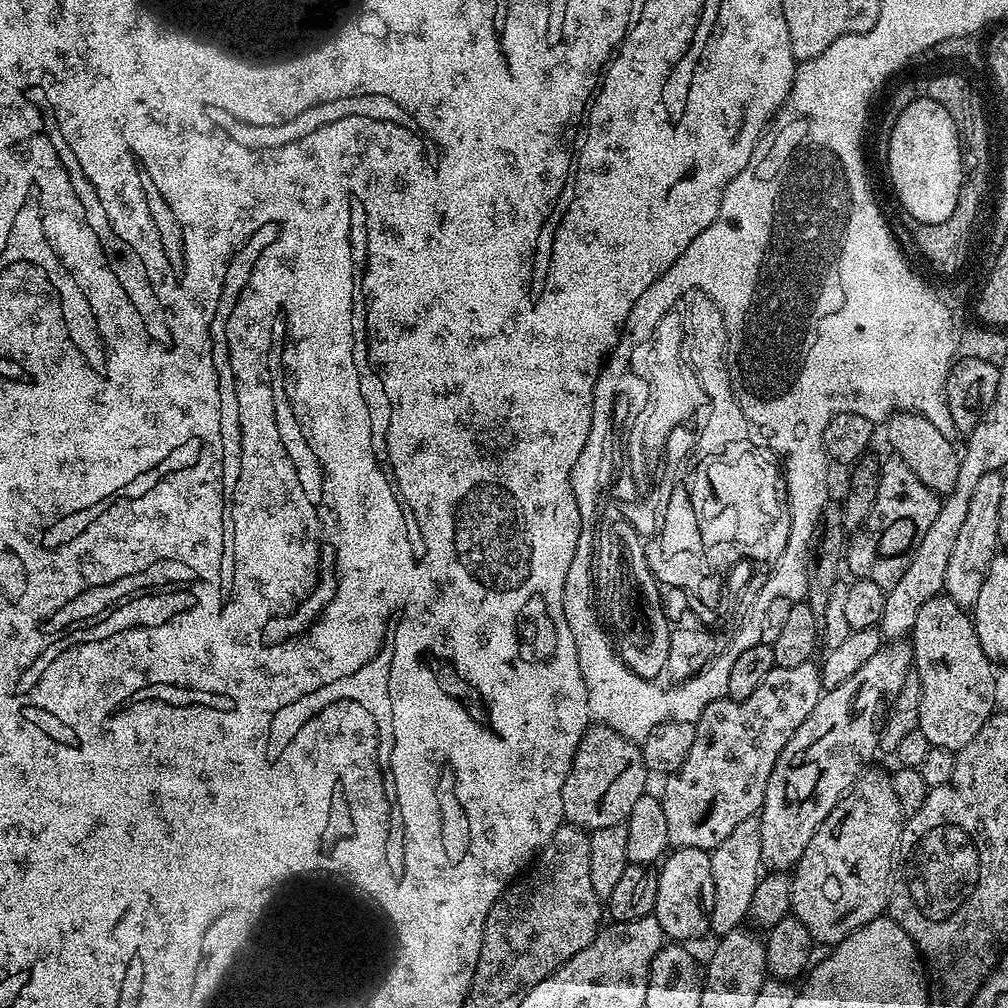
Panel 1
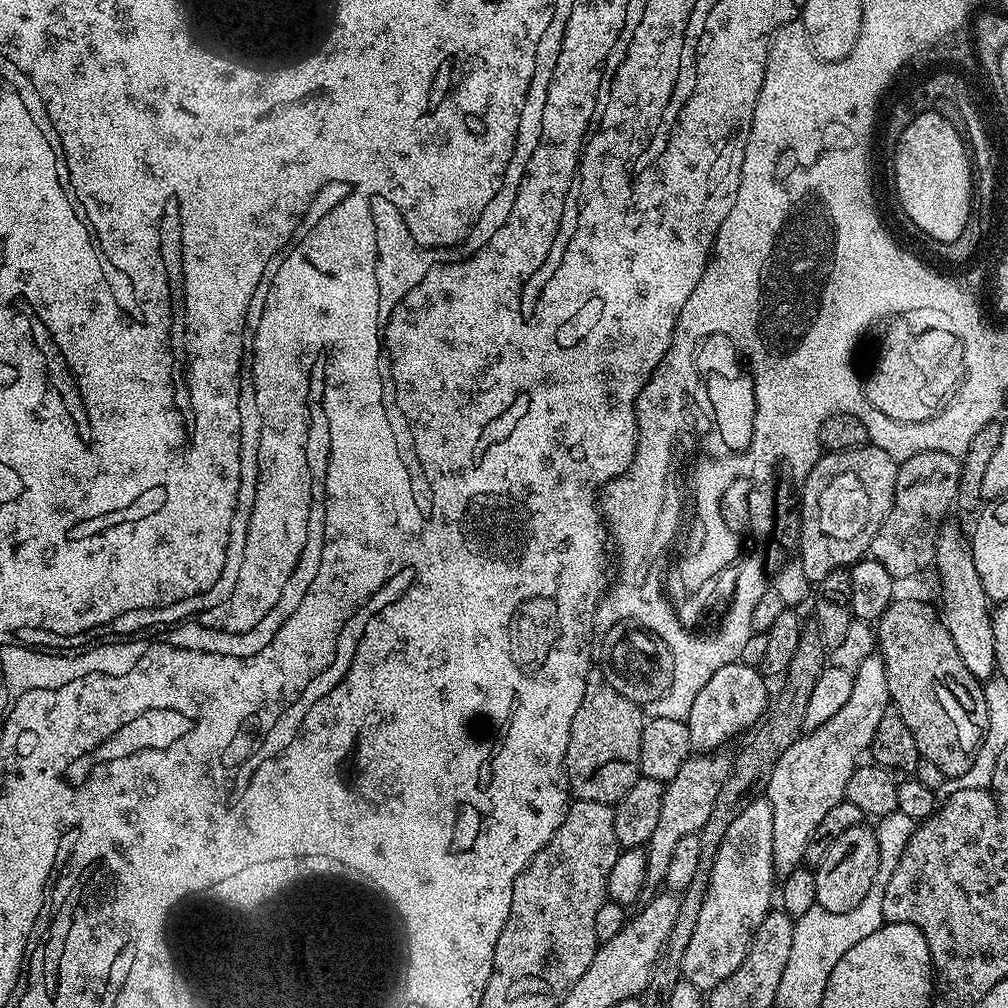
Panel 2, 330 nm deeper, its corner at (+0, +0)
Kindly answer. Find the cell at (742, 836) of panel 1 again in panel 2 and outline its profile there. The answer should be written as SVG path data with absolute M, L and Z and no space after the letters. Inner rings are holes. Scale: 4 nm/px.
M764 798L750 802L750 806L746 806L746 810L742 810L742 814L738 814L738 818L734 818L734 822L730 822L730 830L726 830L726 838L722 838L722 846L718 846L718 854L712 863L712 872L708 876L708 889L704 895L702 910L698 910L698 927L694 929L694 934L691 935L690 946L686 949L682 963L683 979L689 980L694 987L701 990L717 988L723 980L730 978L730 974L734 974L734 970L738 970L738 966L742 966L742 958L746 958L754 930L760 925L764 915L773 907L774 884L772 888L772 880L775 881L777 879L776 871L774 870L774 858L772 857L772 850L774 848L773 834L774 816L770 814L770 806L767 799Z

